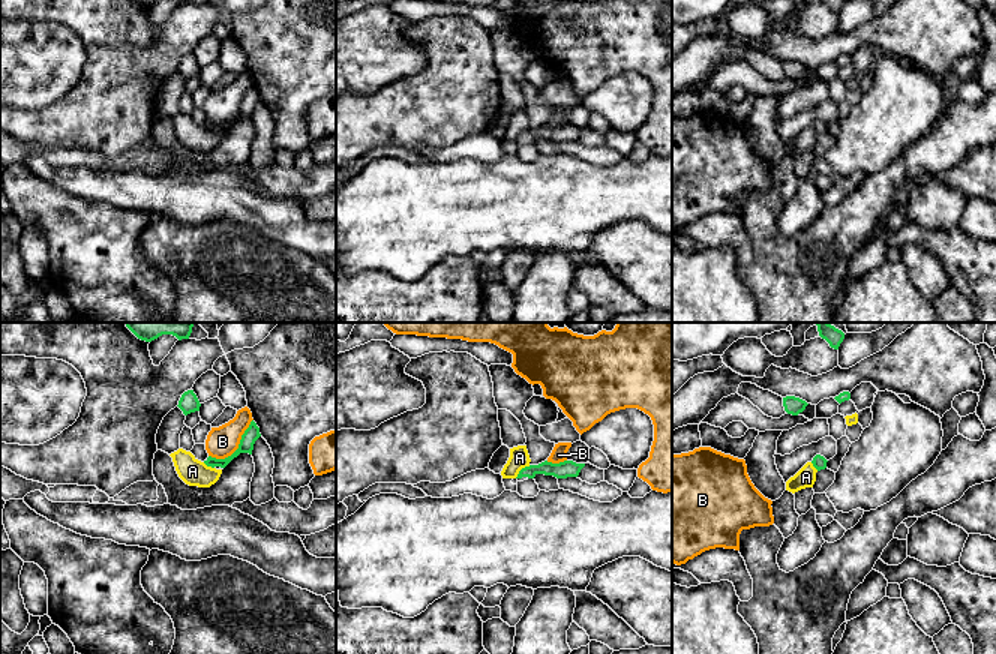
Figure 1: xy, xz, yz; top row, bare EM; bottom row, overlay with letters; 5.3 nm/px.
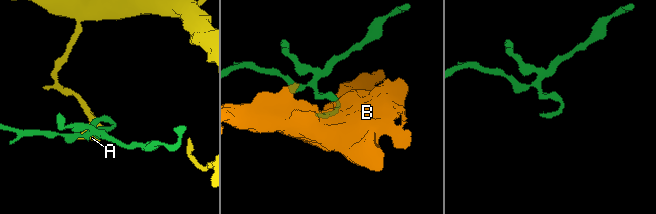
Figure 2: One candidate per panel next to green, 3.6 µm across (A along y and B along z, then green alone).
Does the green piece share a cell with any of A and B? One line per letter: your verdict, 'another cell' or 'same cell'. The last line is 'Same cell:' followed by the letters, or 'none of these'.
A: another cell
B: another cell
Same cell: none of these

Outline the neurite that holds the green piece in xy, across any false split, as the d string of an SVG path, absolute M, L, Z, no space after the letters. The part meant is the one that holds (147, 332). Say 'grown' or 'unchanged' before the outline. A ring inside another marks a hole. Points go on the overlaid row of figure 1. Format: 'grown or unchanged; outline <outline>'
unchanged; outline M124 322L141 340L152 342L162 334L172 334L178 340L189 339L194 322Z

